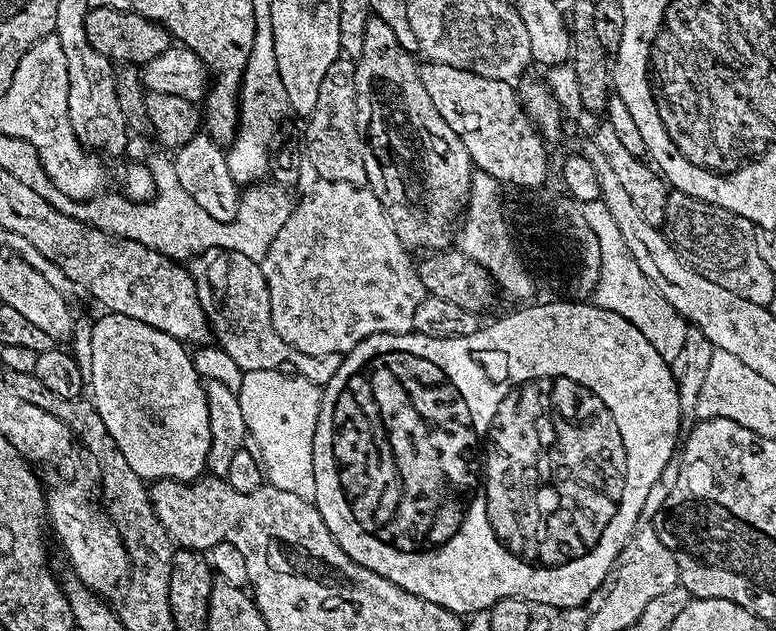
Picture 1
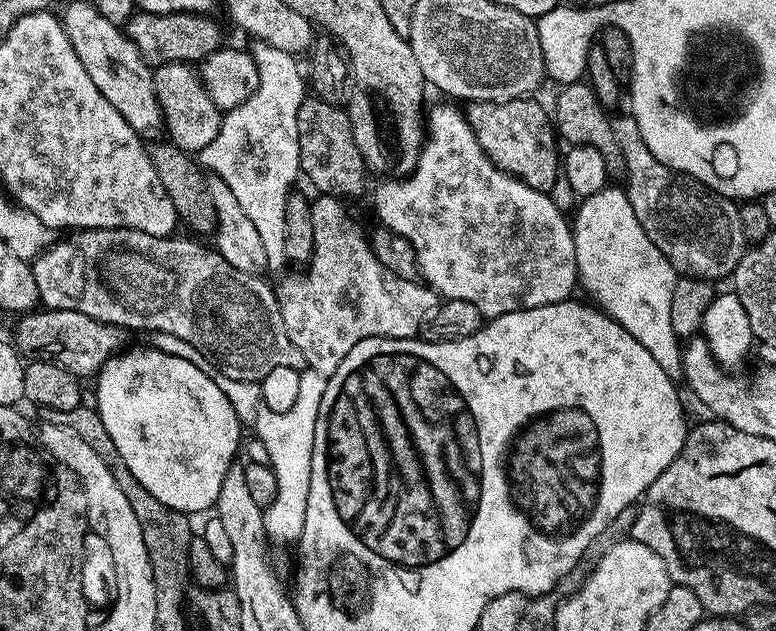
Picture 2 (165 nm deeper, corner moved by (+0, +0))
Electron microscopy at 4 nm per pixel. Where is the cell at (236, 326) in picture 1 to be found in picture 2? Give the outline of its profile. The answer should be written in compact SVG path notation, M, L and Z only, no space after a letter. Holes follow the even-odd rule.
M85 228L83 230L73 231L65 240L57 239L46 251L41 252L35 260L31 261L34 282L38 286L40 295L39 303L44 308L57 308L58 310L78 310L90 318L94 318L103 324L113 324L117 330L129 330L128 328L145 328L148 334L156 331L166 331L167 334L174 334L178 338L183 338L185 342L190 342L197 350L203 352L204 356L212 361L213 365L221 372L222 375L229 376L234 380L261 381L264 376L270 373L270 370L277 369L278 366L294 367L303 369L305 367L304 355L290 342L286 334L286 326L282 322L280 313L280 301L277 293L263 279L263 275L255 272L243 272L235 266L230 266L226 258L222 258L215 247L208 248L199 239L183 240L180 234L171 236L155 236L146 234L142 230L133 228Z

